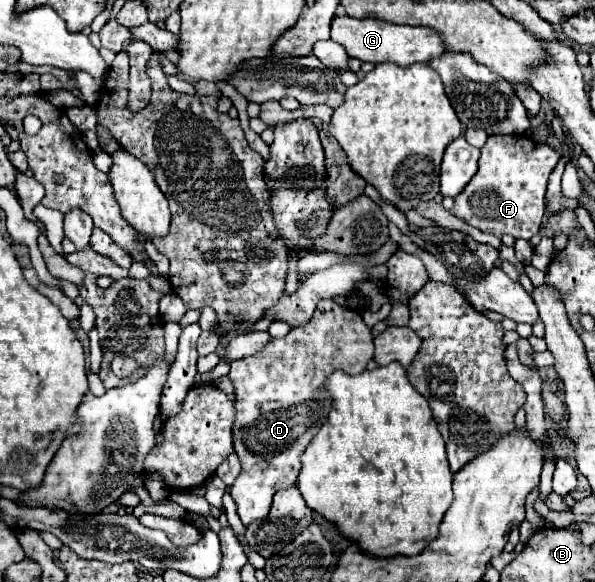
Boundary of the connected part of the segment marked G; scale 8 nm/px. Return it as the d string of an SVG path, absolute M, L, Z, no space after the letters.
M334 16L332 20L332 40L342 44L350 58L358 58L362 62L394 62L400 66L410 66L416 62L430 62L432 58L444 52L444 42L440 34L424 26L406 26L406 24L390 24L378 18L350 18L350 16Z

